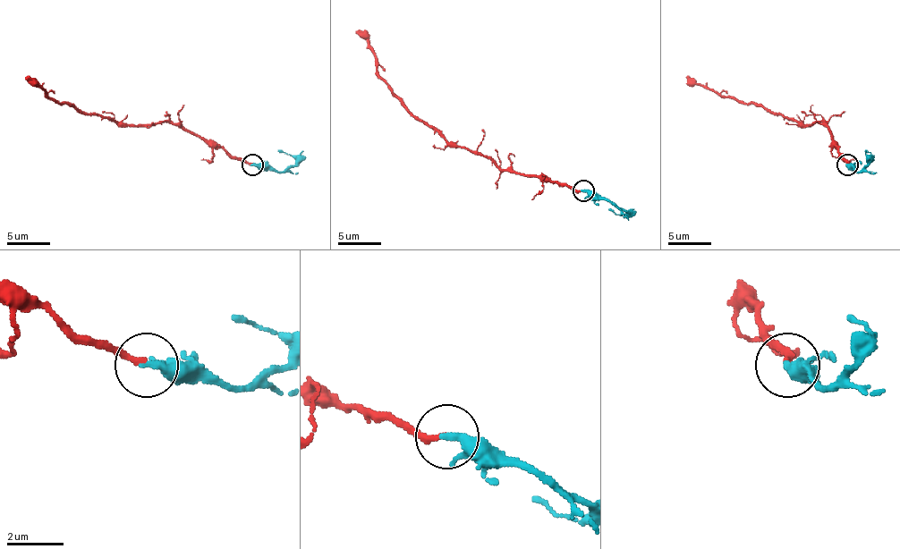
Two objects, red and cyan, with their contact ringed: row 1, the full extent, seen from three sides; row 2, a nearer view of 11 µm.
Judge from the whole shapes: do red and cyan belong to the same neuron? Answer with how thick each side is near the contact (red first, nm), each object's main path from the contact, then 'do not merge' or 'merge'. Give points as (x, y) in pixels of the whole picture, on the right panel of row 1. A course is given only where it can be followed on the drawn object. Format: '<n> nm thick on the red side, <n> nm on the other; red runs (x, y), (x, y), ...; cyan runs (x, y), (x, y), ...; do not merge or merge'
180 nm thick on the red side, 240 nm on the other; red runs (847, 164), (824, 122), (802, 125), (781, 114), (770, 114), (759, 105), (700, 86), (686, 78); cyan runs (847, 165), (858, 172), (871, 155), (865, 150); merge

